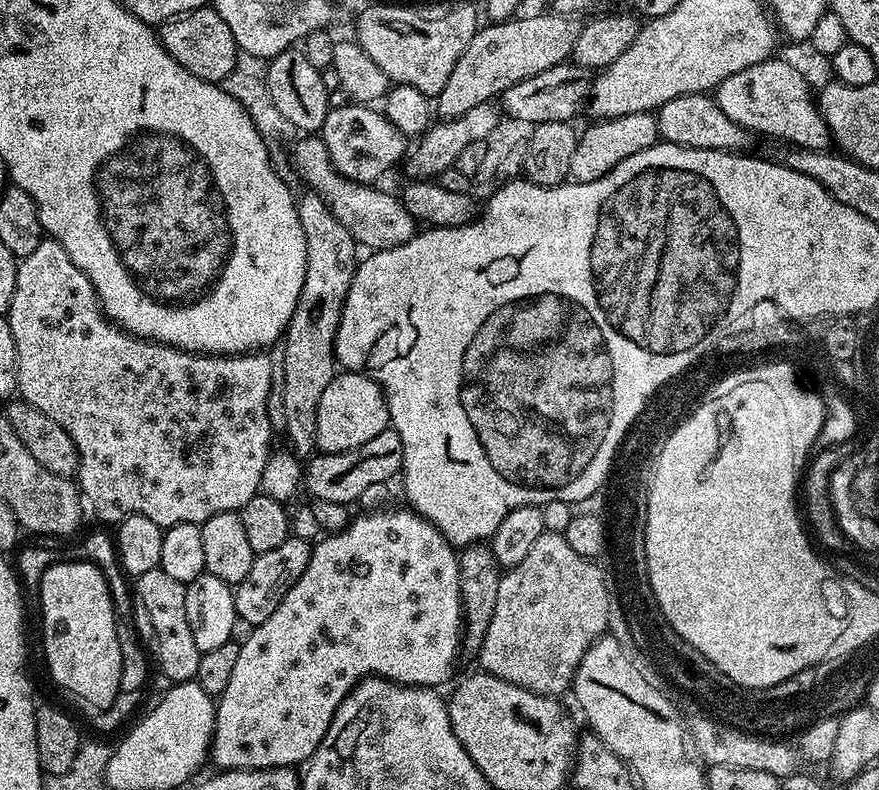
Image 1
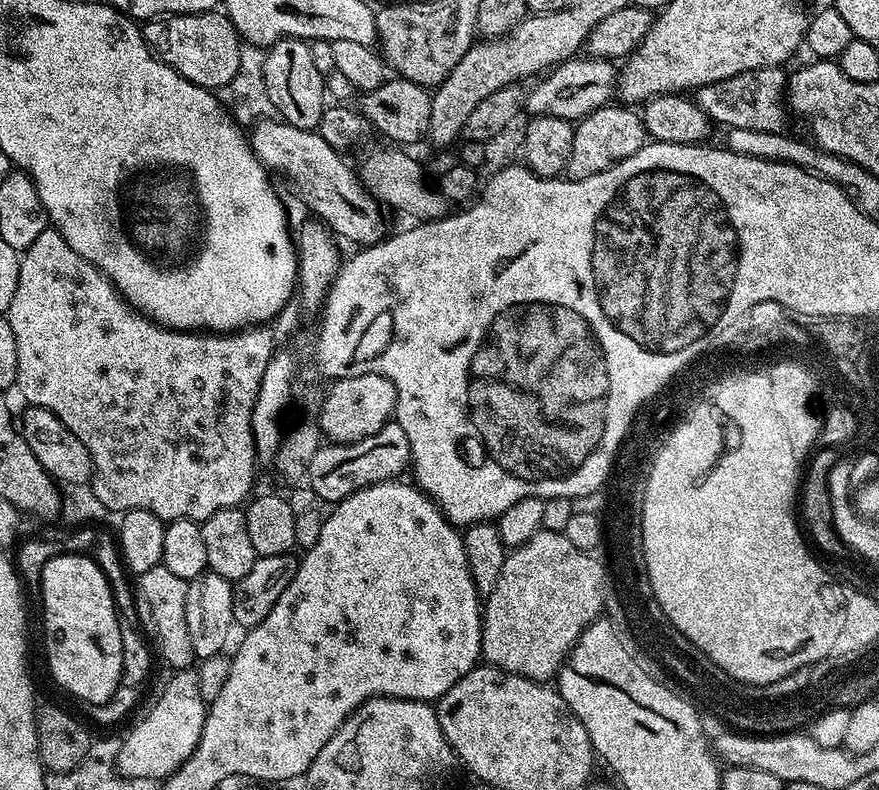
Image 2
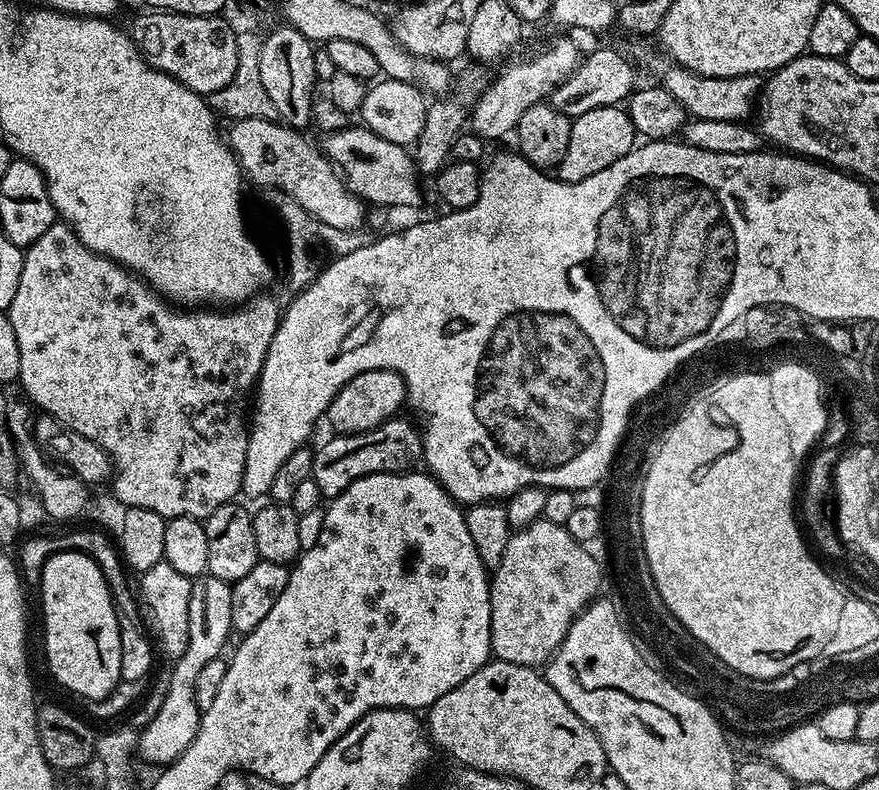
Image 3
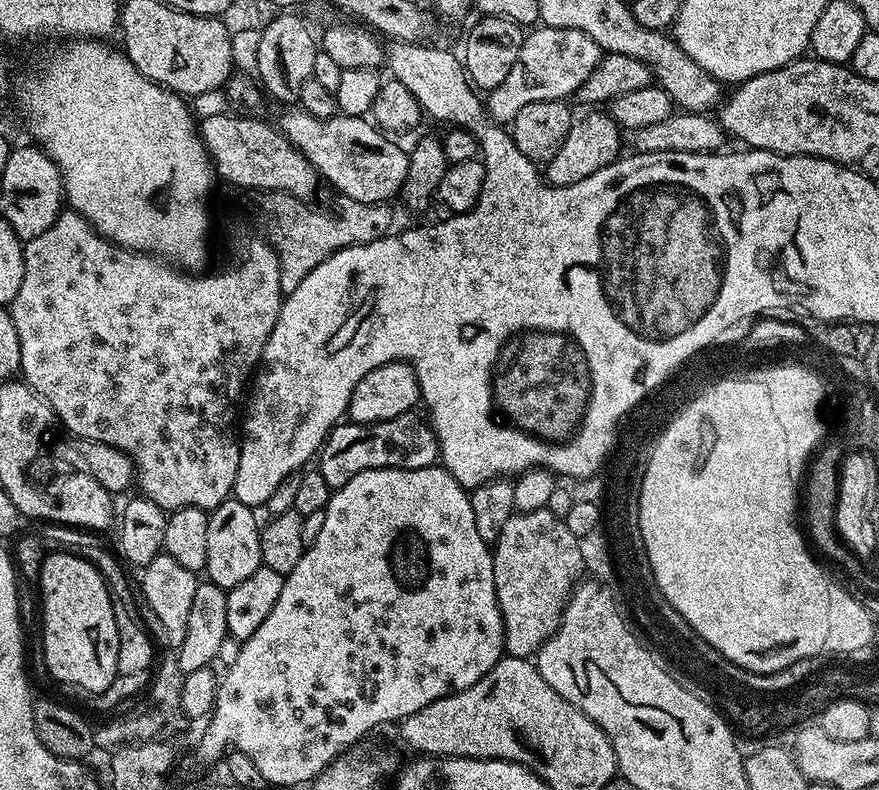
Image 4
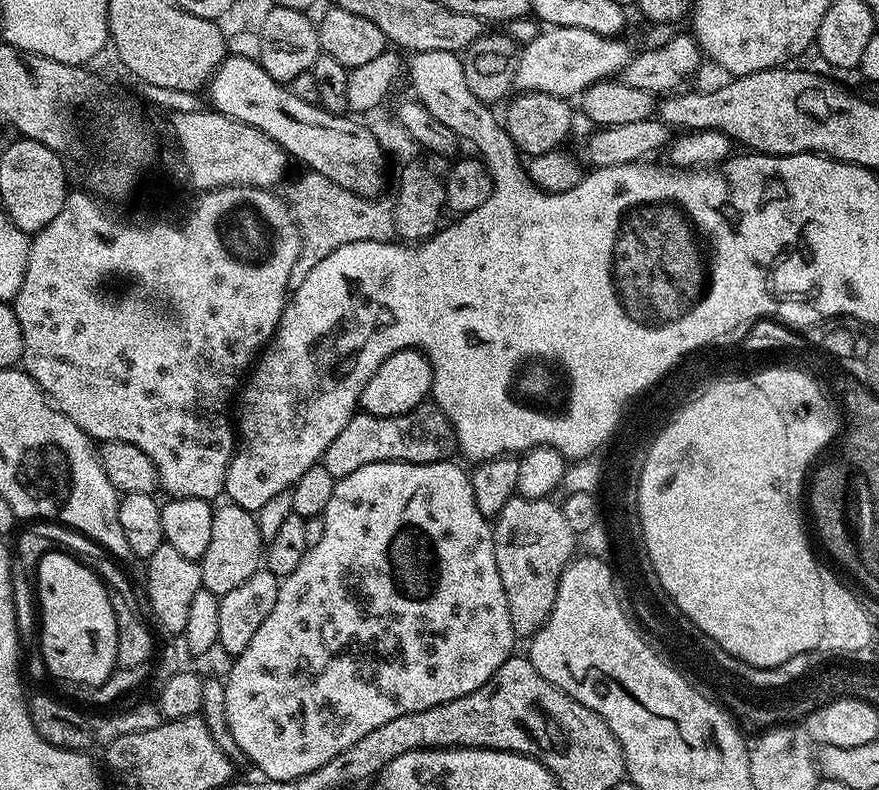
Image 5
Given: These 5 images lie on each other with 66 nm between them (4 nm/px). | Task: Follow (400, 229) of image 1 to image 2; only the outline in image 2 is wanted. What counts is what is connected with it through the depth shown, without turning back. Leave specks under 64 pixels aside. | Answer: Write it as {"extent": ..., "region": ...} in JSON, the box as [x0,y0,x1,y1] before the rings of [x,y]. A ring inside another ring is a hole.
{"extent":[250,120,385,246],"region":[[[259,120],[250,128],[250,143],[254,154],[268,169],[269,173],[279,174],[281,177],[288,177],[294,182],[298,182],[301,190],[301,198],[308,206],[309,213],[313,217],[319,218],[332,229],[333,233],[341,241],[349,240],[352,246],[367,246],[378,244],[385,239],[384,216],[382,205],[375,196],[369,194],[367,188],[360,183],[359,175],[343,160],[341,153],[326,138],[322,138],[319,131],[302,130],[298,126],[290,126],[277,120]]]}

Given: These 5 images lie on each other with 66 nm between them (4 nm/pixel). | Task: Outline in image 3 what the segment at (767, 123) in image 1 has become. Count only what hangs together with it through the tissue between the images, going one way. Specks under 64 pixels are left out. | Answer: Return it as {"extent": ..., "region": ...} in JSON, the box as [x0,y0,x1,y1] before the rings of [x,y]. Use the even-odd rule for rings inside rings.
{"extent":[635,48,762,121],"region":[[[640,48],[636,52],[635,59],[641,65],[648,64],[648,68],[657,76],[659,87],[665,88],[678,102],[682,102],[685,113],[689,117],[705,120],[739,120],[747,121],[748,115],[753,115],[758,104],[758,97],[762,91],[762,80],[760,76],[731,76],[730,78],[714,78],[713,76],[699,76],[697,72],[683,68],[675,60],[667,55],[659,54],[652,60],[652,52],[648,48]]]}

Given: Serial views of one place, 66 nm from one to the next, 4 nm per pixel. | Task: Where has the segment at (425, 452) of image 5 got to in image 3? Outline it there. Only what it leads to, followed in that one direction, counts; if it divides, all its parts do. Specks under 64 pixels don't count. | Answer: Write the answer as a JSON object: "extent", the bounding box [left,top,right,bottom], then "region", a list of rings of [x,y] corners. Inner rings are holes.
{"extent":[312,418,422,498],"region":[[[393,418],[387,420],[386,423],[380,424],[374,430],[333,435],[333,440],[328,440],[320,449],[315,449],[312,458],[312,480],[318,484],[318,490],[321,491],[324,498],[331,498],[342,494],[346,490],[346,486],[350,486],[358,478],[366,478],[370,474],[378,474],[379,472],[407,472],[415,465],[412,464],[415,460],[419,461],[421,459],[422,436],[418,431],[417,425],[411,419],[408,419],[409,421],[400,419]]]}

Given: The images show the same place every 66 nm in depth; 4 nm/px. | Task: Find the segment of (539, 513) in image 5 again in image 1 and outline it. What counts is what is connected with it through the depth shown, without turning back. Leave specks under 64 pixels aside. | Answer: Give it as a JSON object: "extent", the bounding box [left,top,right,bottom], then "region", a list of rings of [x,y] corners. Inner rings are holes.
{"extent":[478,530,609,698],"region":[[[545,530],[538,538],[538,542],[534,542],[534,546],[530,546],[530,554],[526,554],[526,558],[522,558],[522,562],[518,562],[513,568],[507,569],[500,577],[498,582],[498,602],[494,602],[494,618],[490,618],[490,626],[486,630],[486,638],[482,642],[478,653],[478,659],[480,659],[479,667],[485,672],[494,674],[506,682],[514,682],[531,692],[537,692],[543,696],[553,698],[559,697],[561,695],[559,692],[567,693],[571,689],[572,680],[576,677],[576,671],[586,654],[586,650],[590,650],[592,643],[600,639],[600,636],[607,631],[605,613],[609,610],[608,577],[605,569],[595,559],[577,554],[571,548],[570,542],[566,542],[566,538],[559,531]]]}

